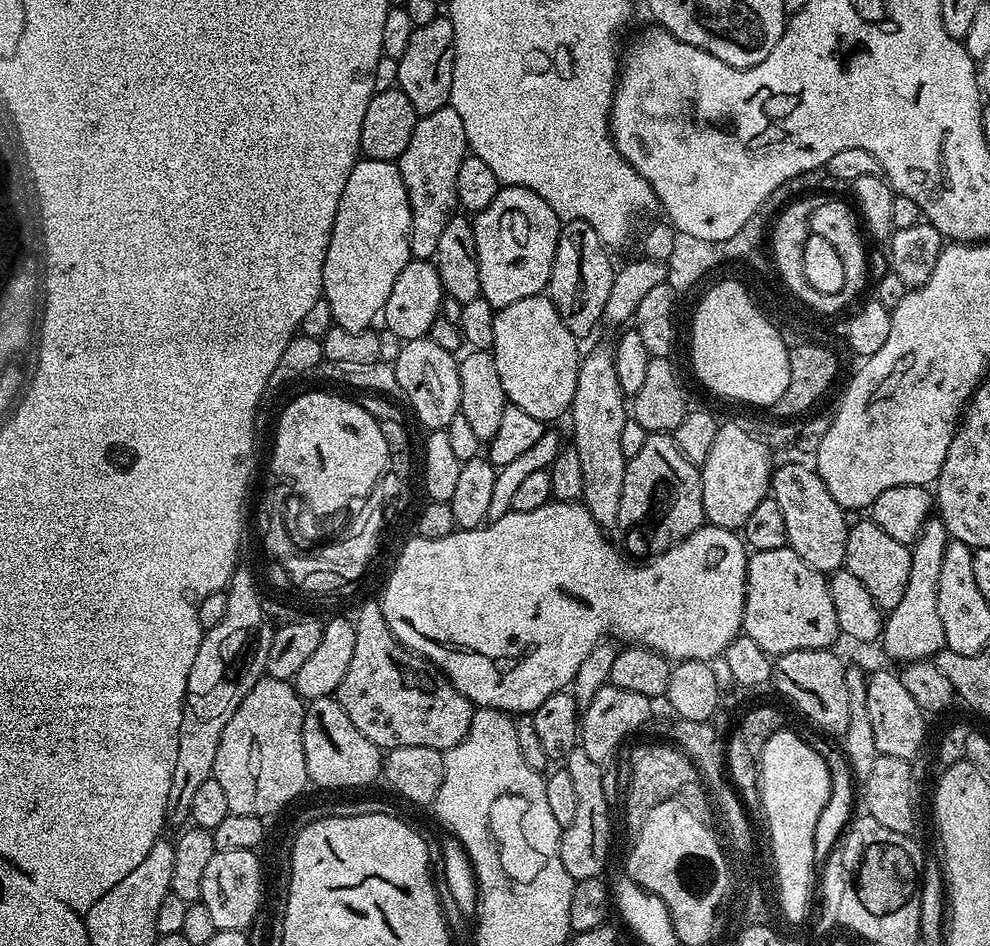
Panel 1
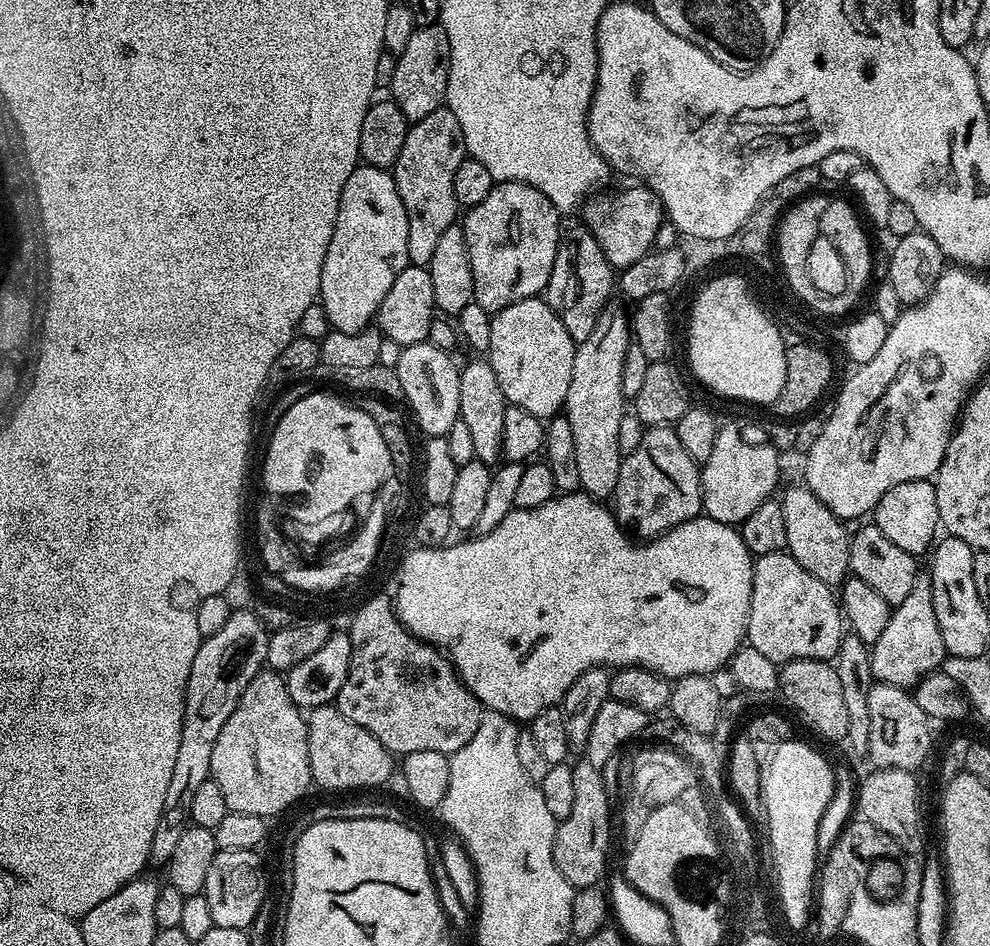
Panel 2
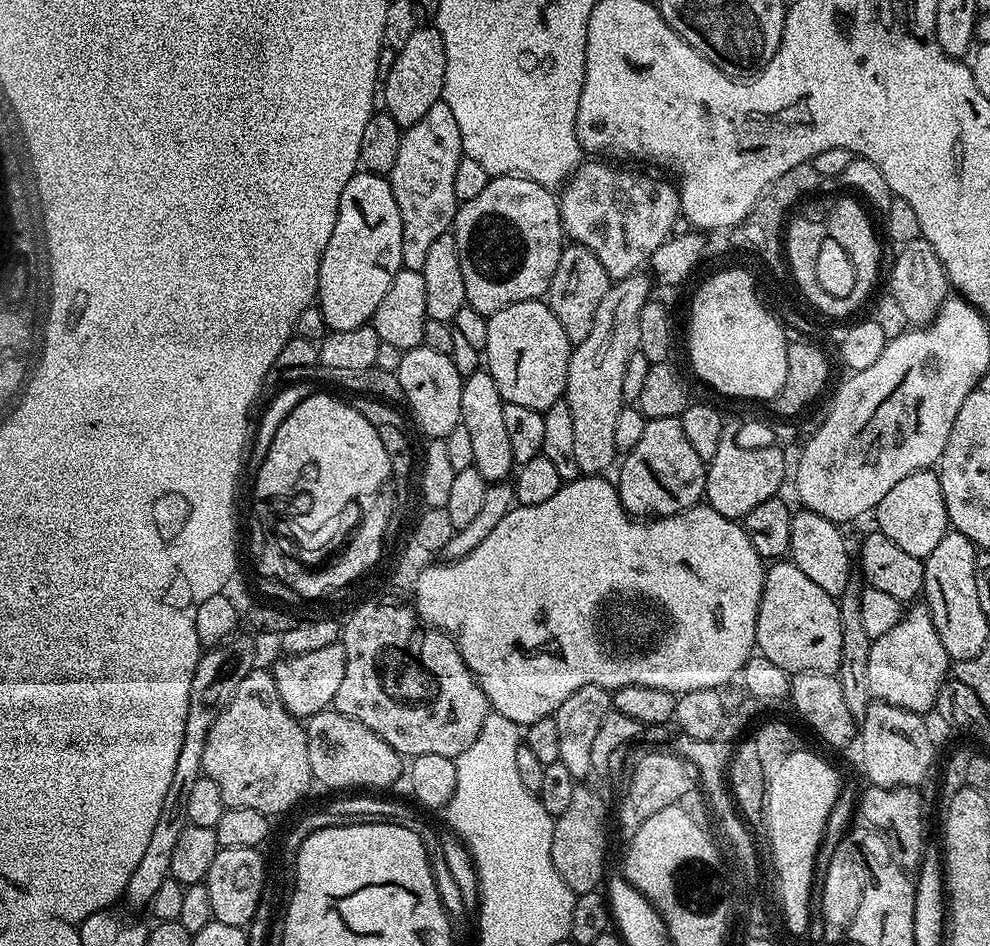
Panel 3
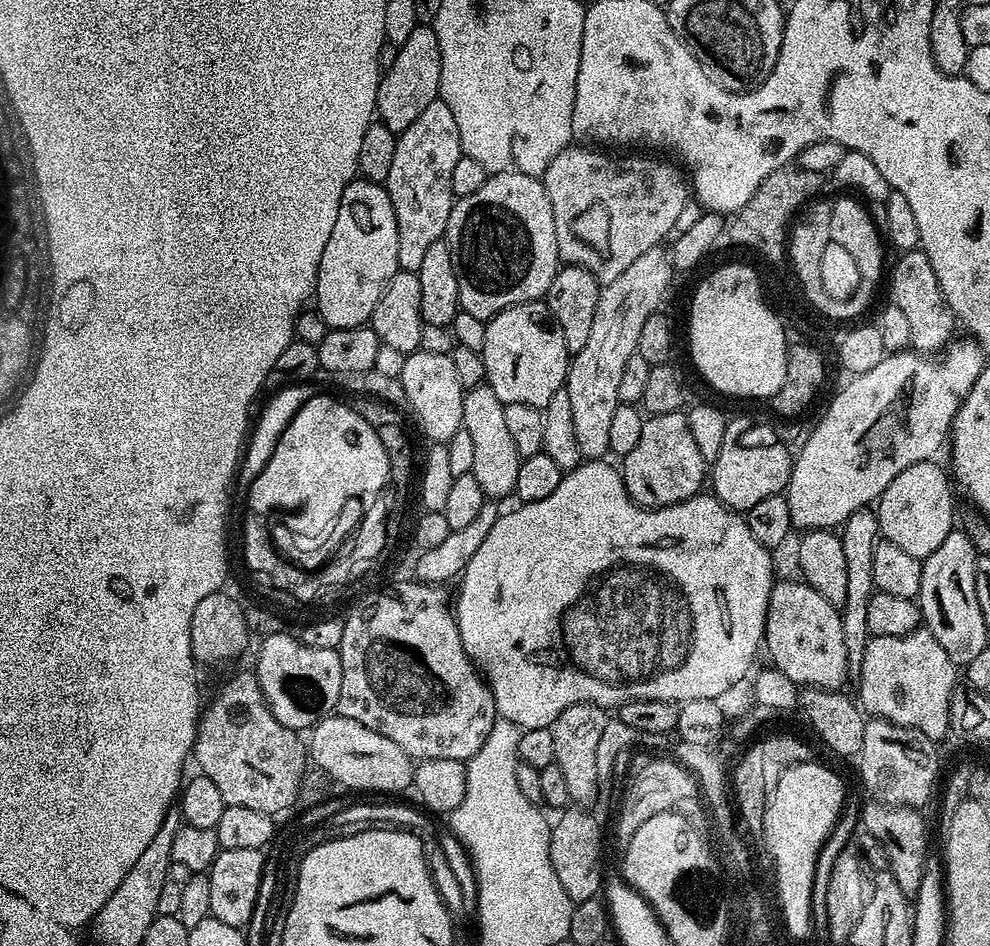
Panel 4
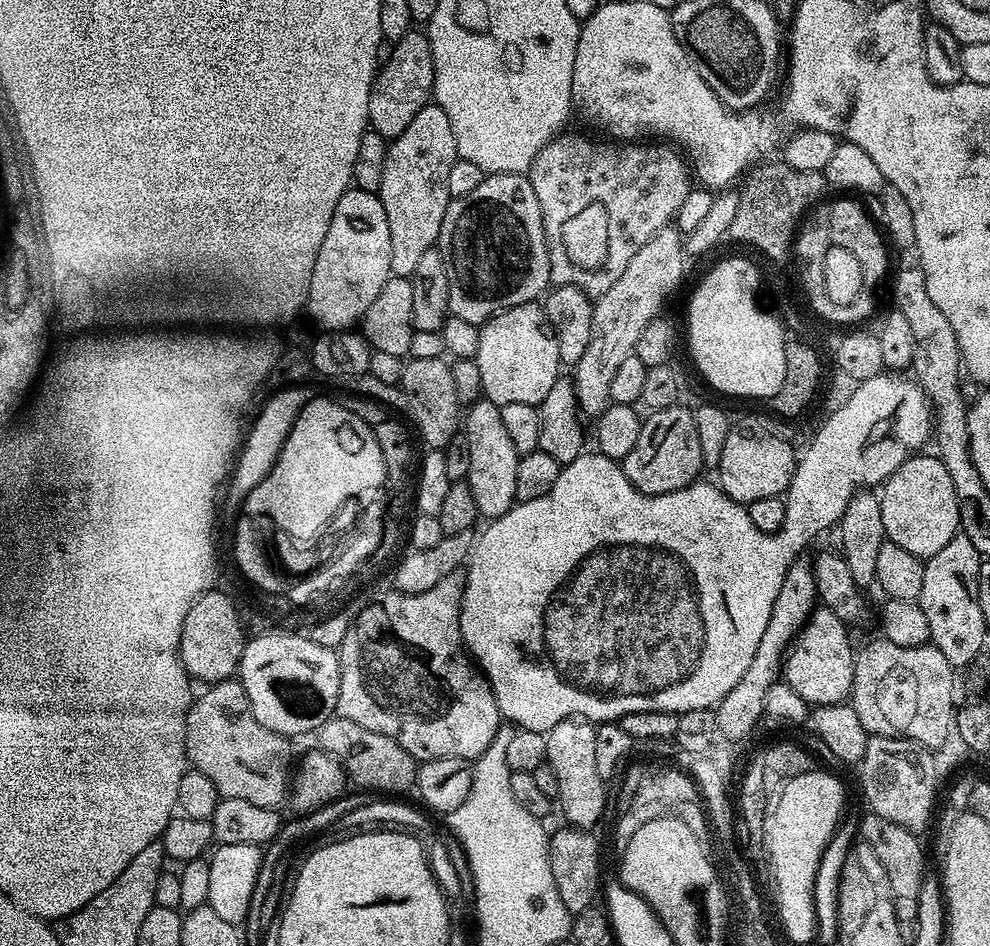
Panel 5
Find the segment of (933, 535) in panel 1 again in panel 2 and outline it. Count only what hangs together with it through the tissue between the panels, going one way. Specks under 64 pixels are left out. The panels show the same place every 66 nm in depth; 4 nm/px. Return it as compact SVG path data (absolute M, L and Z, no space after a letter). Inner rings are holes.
M920 574L916 577L914 590L910 595L895 605L892 610L890 622L886 622L886 630L878 642L871 645L872 675L879 683L892 684L895 688L911 689L919 684L923 676L937 671L946 659L944 643L942 642L942 630L938 630L938 618L934 618L934 594L932 593L932 582L928 574Z

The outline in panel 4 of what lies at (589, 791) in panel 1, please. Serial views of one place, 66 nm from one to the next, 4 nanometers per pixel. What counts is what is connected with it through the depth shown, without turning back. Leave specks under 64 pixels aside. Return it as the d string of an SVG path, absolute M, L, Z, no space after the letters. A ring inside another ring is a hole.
M572 806L561 811L557 815L560 817L551 825L550 834L550 862L554 866L554 874L558 874L558 882L562 882L562 890L566 890L566 894L576 904L597 899L606 880L605 873L600 873L600 824L586 811L588 810L580 806Z

